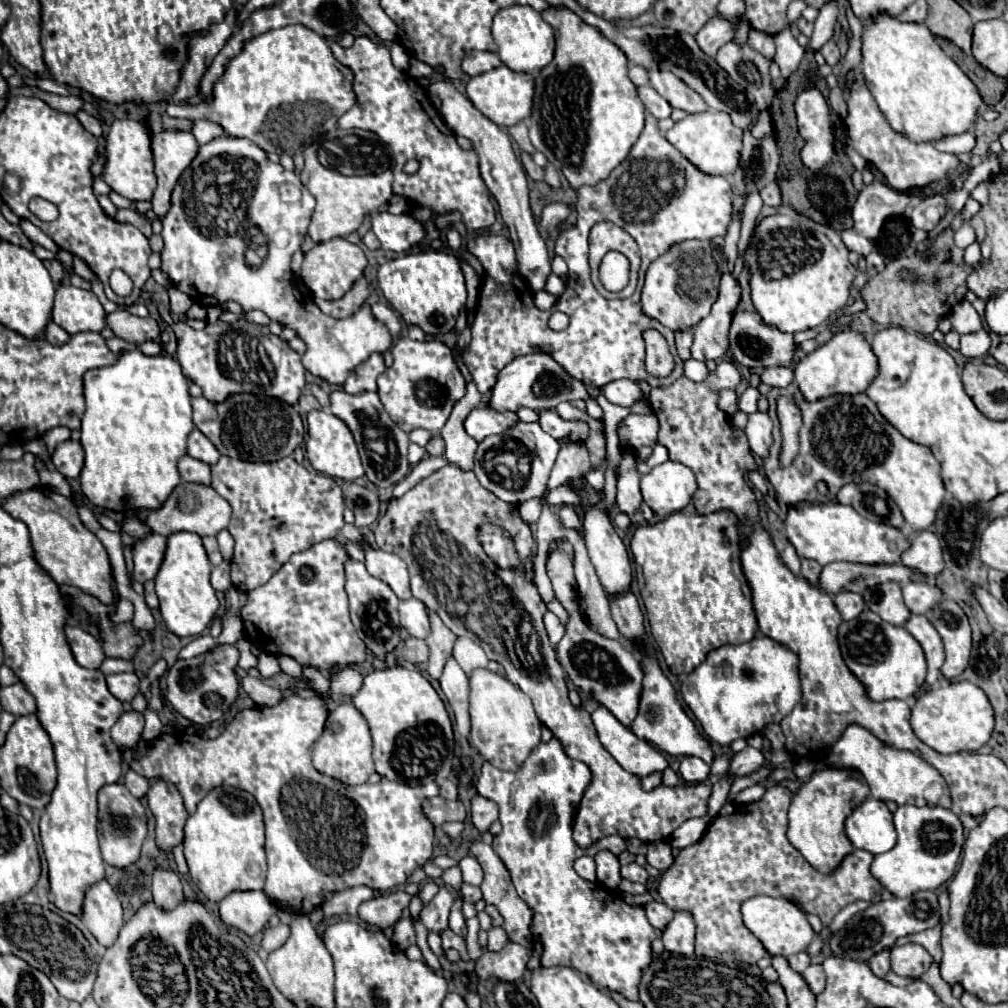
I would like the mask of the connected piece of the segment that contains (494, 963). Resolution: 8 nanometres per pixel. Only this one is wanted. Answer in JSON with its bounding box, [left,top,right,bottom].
[475,942,527,982]

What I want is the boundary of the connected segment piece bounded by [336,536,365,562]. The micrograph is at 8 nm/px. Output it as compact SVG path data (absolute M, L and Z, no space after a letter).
M337 536L336 539L345 546L345 549L347 550L350 558L360 562L365 561L365 553L357 545L341 536Z

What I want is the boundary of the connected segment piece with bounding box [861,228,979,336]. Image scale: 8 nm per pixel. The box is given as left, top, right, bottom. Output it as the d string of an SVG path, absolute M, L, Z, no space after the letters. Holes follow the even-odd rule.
M945 228L943 232L937 234L937 238L933 238L925 246L923 252L915 250L913 256L897 258L897 260L889 262L883 272L869 278L869 282L861 288L861 298L867 304L865 312L871 320L875 320L881 326L901 326L901 328L915 330L925 336L933 334L939 318L947 316L951 312L951 308L959 300L965 298L965 292L967 292L965 280L971 272L975 272L975 268L979 268L979 264L967 264L963 260L963 248L955 246L953 230ZM919 260L923 260L927 264L919 264ZM899 270L913 270L921 278L921 282L917 284L917 282L899 280ZM931 276L939 278L941 284L931 286L929 284Z

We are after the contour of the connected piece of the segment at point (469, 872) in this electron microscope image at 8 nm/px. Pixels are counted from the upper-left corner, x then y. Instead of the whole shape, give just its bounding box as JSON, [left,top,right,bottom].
[459,856,483,886]

